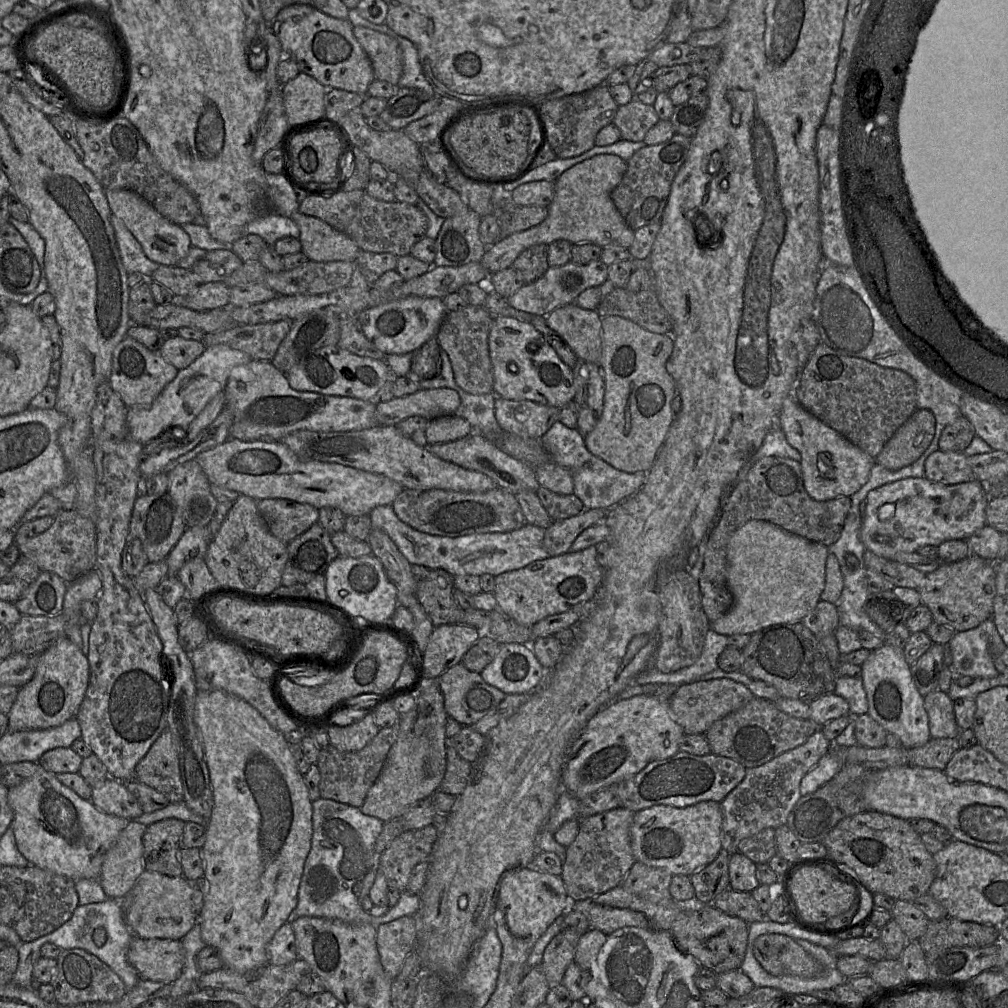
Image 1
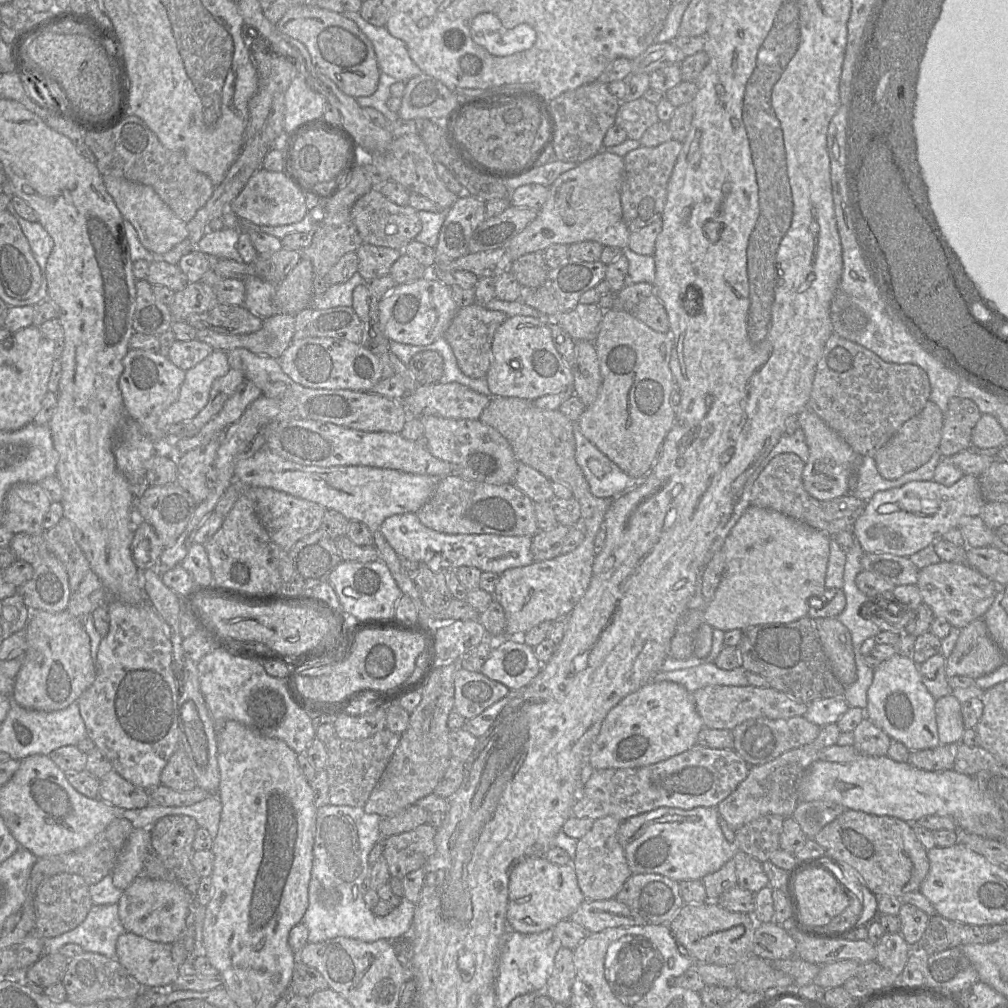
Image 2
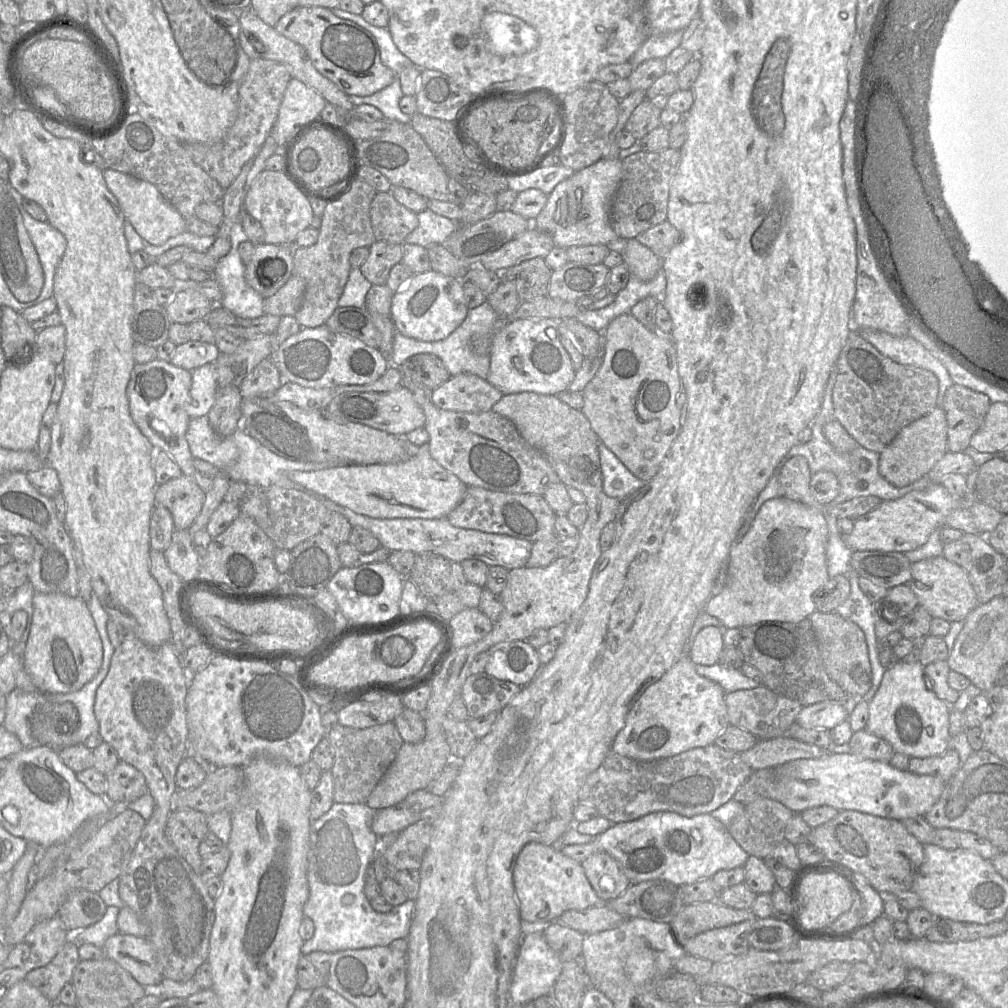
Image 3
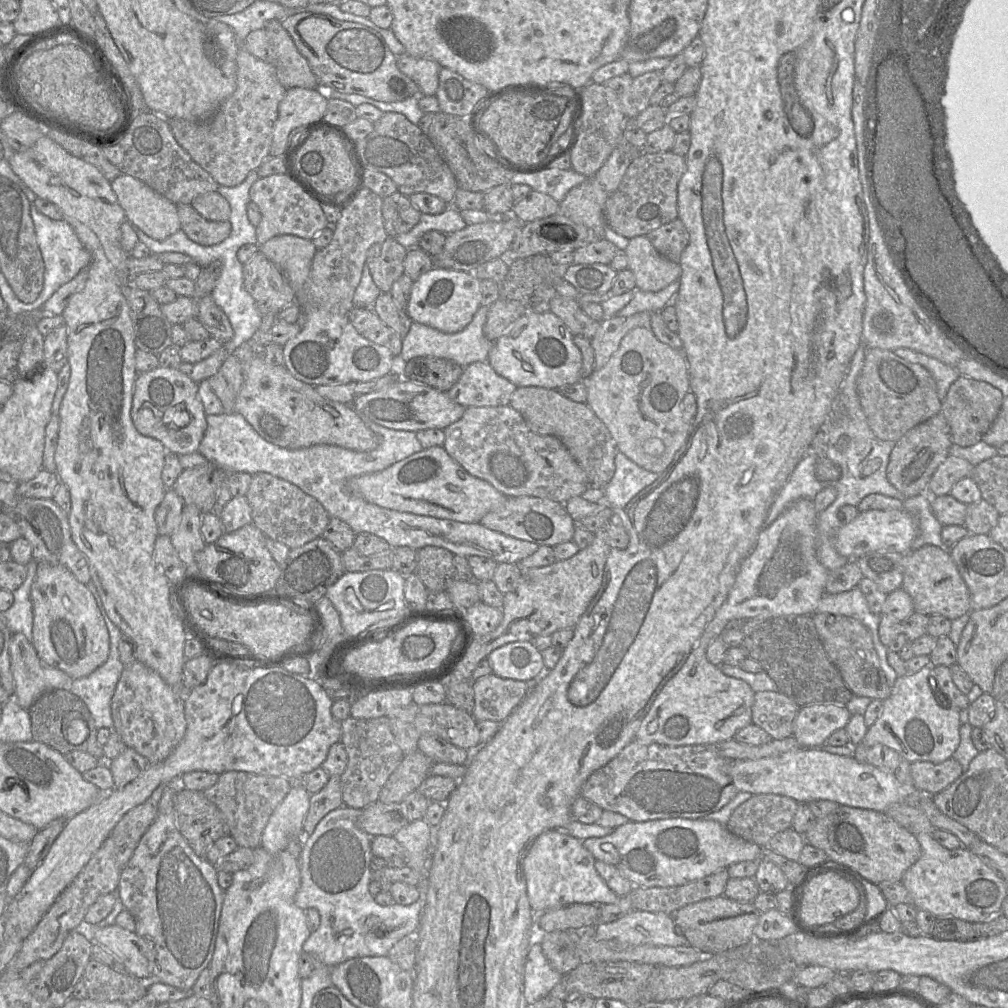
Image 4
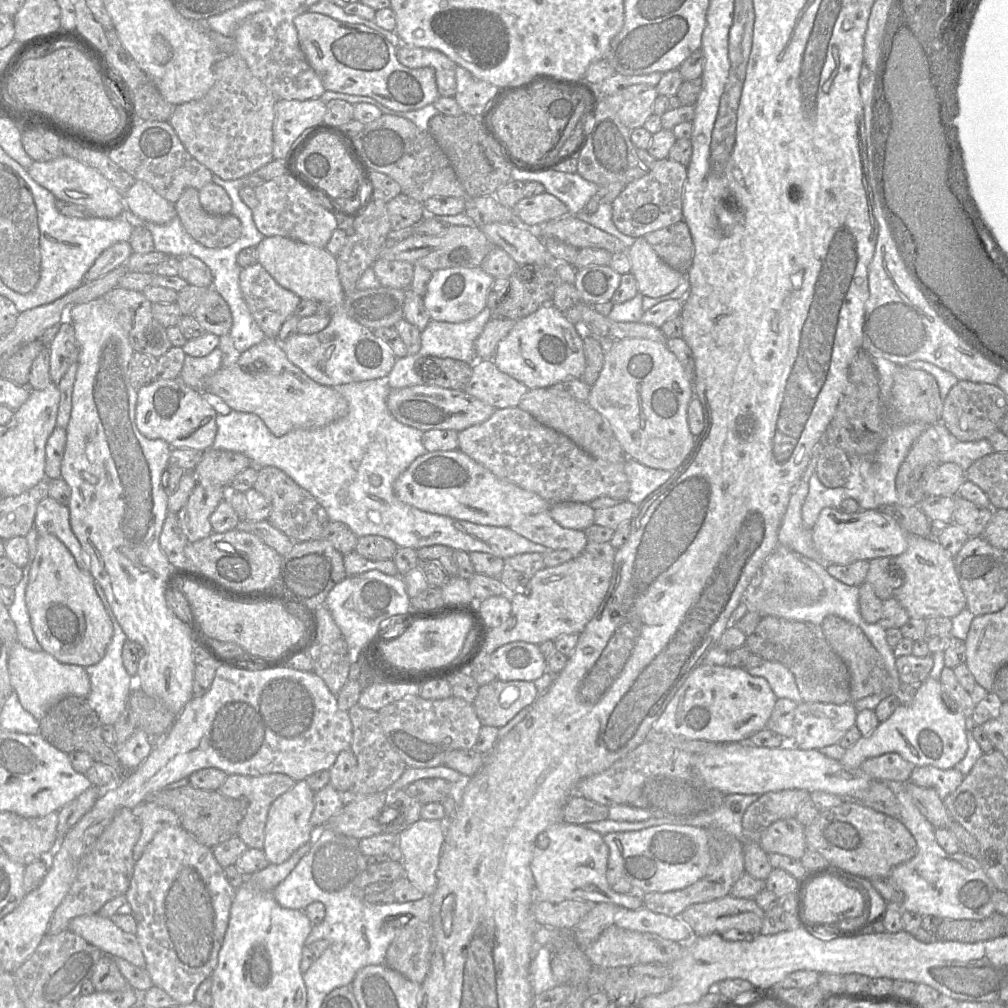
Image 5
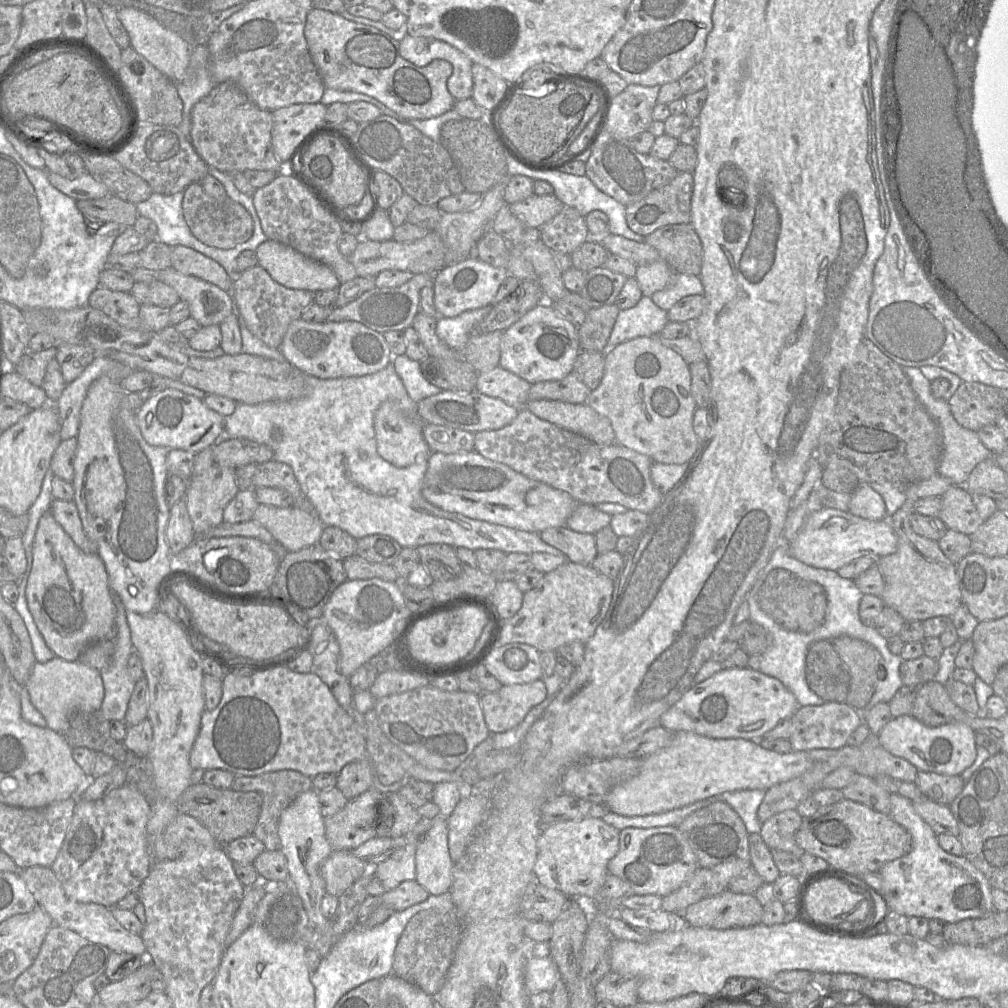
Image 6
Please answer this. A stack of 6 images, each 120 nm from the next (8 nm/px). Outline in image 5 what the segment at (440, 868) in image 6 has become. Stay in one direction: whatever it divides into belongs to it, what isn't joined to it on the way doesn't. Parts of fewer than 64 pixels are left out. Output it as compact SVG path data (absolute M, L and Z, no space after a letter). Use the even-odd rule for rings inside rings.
M419 819L398 834L399 846L402 851L402 865L406 877L424 895L431 896L437 887L436 870L444 842L446 820Z

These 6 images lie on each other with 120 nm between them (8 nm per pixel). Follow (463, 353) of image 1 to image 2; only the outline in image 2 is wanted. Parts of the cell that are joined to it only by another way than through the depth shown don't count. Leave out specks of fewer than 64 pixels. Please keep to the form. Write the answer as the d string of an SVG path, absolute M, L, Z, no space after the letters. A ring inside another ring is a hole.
M477 302L464 308L458 308L442 337L452 348L457 364L466 376L473 379L486 377L491 366L494 334L507 318L505 313L489 310Z

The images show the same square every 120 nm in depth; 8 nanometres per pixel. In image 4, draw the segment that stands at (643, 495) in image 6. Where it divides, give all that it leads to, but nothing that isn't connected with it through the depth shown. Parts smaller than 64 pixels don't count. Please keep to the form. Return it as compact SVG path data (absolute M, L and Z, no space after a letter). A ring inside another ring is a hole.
M509 405L466 408L463 416L443 431L445 442L442 447L449 456L469 474L487 481L506 497L538 497L564 504L591 487L587 474L561 440L553 435L539 435L531 431L523 416Z

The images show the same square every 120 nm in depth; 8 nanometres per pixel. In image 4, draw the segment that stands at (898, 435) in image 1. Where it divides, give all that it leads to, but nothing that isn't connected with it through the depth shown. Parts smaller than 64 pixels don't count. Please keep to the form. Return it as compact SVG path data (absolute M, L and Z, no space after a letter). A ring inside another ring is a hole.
M939 412L904 434L891 451L886 469L888 481L906 498L927 493L927 486L939 465L949 456L952 442L949 427Z

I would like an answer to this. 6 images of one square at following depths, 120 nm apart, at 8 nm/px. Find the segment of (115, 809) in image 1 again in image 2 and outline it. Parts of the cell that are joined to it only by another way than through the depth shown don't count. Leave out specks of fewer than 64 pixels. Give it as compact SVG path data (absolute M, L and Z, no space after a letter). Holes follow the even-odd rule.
M114 770L101 778L99 783L98 798L116 808L141 809L148 805L147 790L128 782Z

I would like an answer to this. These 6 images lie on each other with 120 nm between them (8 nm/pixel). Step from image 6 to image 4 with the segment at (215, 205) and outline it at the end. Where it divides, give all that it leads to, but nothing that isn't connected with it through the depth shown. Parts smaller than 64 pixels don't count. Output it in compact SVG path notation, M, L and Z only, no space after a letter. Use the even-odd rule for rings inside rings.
M191 204L176 205L181 229L195 243L212 246L229 237L232 229L229 220L211 221L201 216Z

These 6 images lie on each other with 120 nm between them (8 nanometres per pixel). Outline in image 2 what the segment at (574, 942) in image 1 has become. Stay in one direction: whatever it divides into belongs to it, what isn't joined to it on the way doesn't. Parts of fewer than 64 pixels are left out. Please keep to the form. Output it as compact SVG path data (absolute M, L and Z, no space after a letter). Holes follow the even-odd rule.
M562 946L555 955L553 970L544 992L554 1003L571 1000L572 985L576 978L573 950Z

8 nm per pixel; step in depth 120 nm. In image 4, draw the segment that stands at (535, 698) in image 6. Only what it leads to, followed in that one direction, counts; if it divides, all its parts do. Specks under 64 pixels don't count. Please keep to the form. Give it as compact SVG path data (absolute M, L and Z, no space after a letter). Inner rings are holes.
M493 673L471 680L474 707L471 712L476 721L504 722L530 691L526 681L501 678Z

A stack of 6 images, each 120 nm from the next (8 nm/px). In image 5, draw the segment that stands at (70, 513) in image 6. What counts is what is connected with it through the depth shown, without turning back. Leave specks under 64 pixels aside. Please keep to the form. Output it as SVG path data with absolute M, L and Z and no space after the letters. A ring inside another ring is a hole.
M50 496L42 499L36 509L34 527L39 535L52 534L69 549L77 566L90 572L90 560L71 529L68 505L62 505Z

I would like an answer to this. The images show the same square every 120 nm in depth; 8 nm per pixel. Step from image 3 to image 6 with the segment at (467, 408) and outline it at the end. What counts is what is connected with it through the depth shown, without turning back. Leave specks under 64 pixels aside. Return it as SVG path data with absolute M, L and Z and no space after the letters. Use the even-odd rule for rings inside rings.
M497 366L479 373L475 391L522 409L528 401L530 386L531 384L526 380Z

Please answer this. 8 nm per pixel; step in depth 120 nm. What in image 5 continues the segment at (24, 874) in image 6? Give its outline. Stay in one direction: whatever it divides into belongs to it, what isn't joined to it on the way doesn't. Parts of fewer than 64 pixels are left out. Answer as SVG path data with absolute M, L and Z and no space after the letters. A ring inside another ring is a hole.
M98 913L77 916L70 921L69 930L98 947L104 954L120 957L137 967L146 967L136 935L119 928L111 918Z

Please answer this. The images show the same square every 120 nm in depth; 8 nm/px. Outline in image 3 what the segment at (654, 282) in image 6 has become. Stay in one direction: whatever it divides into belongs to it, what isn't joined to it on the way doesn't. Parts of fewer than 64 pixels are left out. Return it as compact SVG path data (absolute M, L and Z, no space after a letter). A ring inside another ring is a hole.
M636 238L626 241L622 256L630 274L644 282L652 280L662 268L663 259L641 244Z

